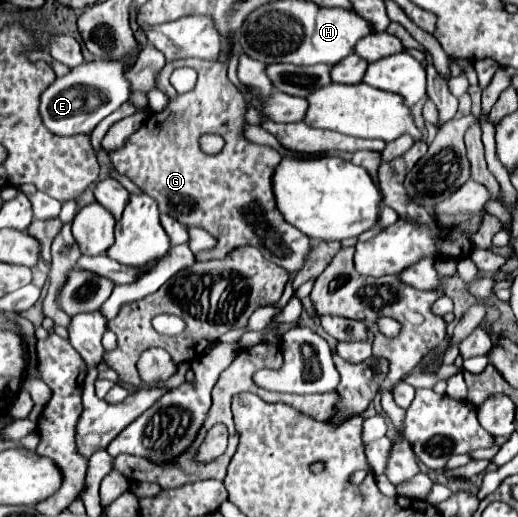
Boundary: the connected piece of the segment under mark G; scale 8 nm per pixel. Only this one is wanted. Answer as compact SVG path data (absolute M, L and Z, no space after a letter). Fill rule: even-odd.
M174 60L162 68L156 88L168 96L166 108L148 116L122 148L108 154L112 166L152 196L160 212L170 214L186 228L198 226L210 232L218 240L222 252L240 246L256 246L264 258L286 268L290 274L298 272L304 266L310 240L298 228L286 224L276 208L272 174L282 156L270 146L246 140L246 102L228 80L226 66L218 60ZM180 66L190 66L198 72L196 88L186 94L176 94L168 80L172 70ZM206 132L220 134L226 140L220 154L202 154L198 138Z

